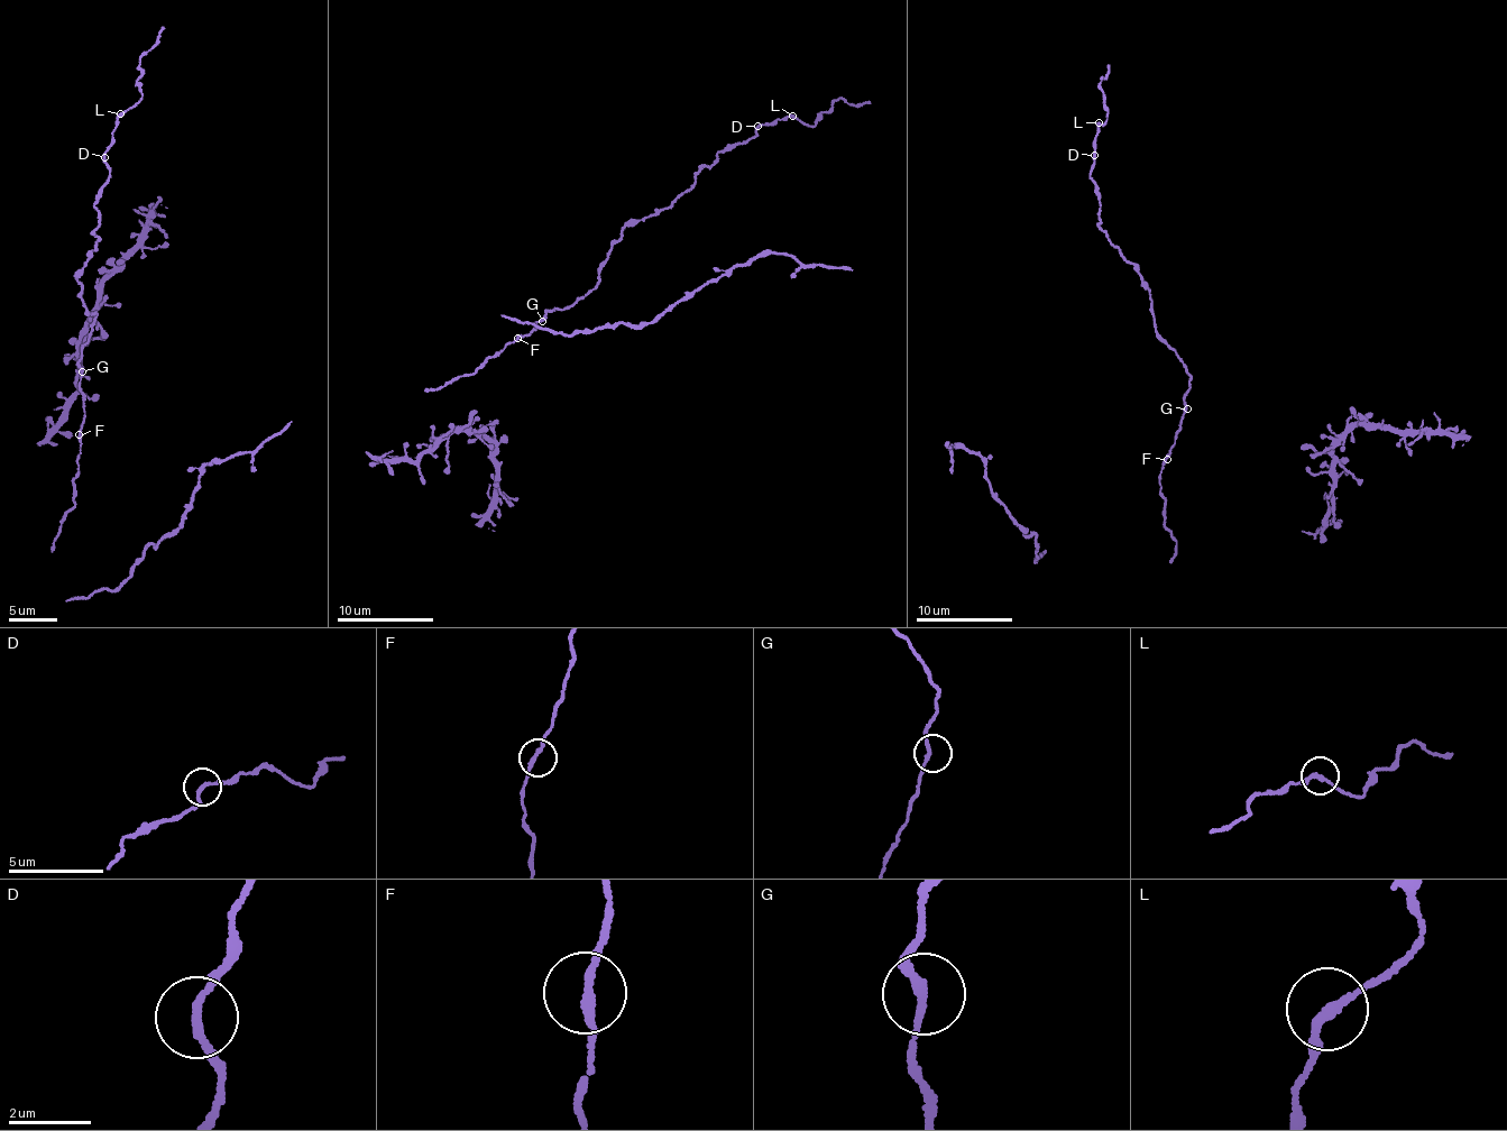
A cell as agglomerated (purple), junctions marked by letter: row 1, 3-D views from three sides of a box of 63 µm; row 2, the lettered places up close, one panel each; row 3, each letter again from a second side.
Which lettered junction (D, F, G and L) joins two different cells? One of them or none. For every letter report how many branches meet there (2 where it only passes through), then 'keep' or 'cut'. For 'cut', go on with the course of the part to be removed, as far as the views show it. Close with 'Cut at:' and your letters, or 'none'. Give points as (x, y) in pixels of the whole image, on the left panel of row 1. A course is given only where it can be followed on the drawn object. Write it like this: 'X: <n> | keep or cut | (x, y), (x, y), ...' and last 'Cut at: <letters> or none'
D: 2 | keep
F: 2 | keep
G: 2 | keep
L: 2 | keep
Cut at: none

